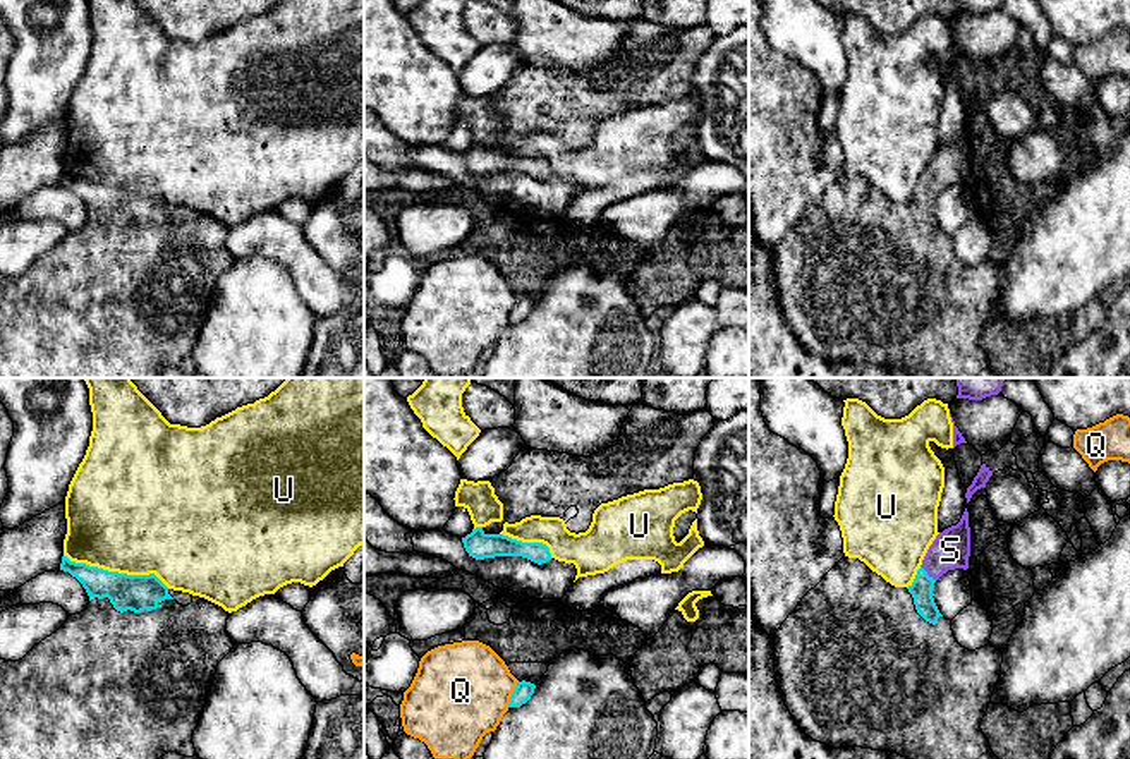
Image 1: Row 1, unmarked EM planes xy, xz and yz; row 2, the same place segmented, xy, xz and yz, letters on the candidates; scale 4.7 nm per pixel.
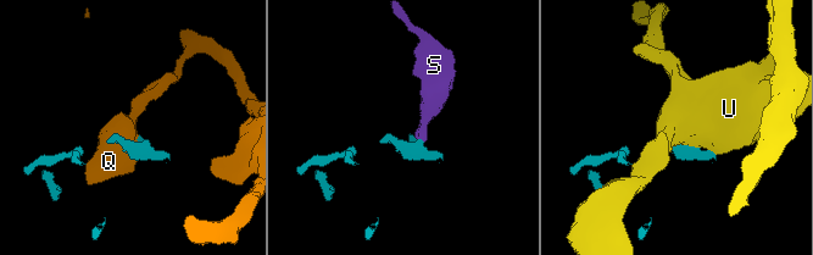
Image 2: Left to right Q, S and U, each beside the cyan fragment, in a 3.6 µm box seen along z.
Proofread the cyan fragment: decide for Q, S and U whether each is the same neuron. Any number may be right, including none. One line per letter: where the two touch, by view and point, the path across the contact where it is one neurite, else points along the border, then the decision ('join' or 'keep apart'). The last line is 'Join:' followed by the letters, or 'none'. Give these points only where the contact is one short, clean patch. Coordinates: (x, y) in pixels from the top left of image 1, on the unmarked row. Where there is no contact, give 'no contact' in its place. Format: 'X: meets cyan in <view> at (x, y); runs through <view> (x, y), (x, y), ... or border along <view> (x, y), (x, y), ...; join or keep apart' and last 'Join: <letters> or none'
Q: meets cyan in xz at (512, 309); border along xz (519, 297), (507, 321); keep apart
S: meets cyan in yz at (926, 189); runs through yz (923, 201), (926, 189), (950, 165); join
U: meets cyan in xy at (117, 188); keep apart
Join: S

